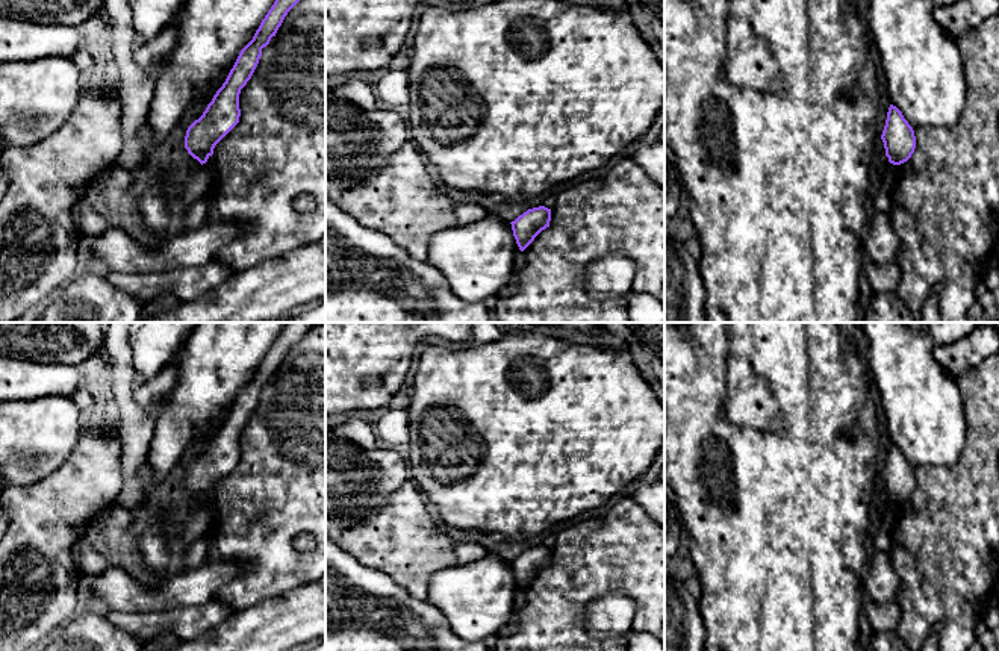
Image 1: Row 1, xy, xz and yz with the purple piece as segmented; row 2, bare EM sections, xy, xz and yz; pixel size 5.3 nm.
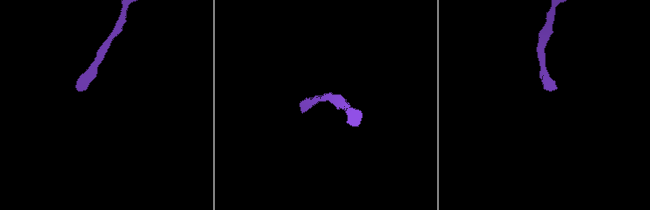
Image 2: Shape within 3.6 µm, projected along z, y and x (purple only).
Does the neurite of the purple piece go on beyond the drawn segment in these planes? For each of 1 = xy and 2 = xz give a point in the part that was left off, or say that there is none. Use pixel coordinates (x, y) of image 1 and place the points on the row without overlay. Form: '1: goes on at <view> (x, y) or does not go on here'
1: does not go on here
2: does not go on here

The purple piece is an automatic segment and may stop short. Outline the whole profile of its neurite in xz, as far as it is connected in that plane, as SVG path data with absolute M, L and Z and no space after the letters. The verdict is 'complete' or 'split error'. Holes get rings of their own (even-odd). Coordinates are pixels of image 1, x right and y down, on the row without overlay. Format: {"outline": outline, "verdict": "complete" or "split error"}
{"outline": "M545 545L533 547L512 560L513 575L521 590L524 590L534 577L549 566L551 548Z", "verdict": "complete"}

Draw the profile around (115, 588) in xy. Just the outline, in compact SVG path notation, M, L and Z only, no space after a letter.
M206 559L198 568L157 584L142 584L115 562L94 578L91 595L112 612L165 612L182 606L201 606L242 572L233 560Z

